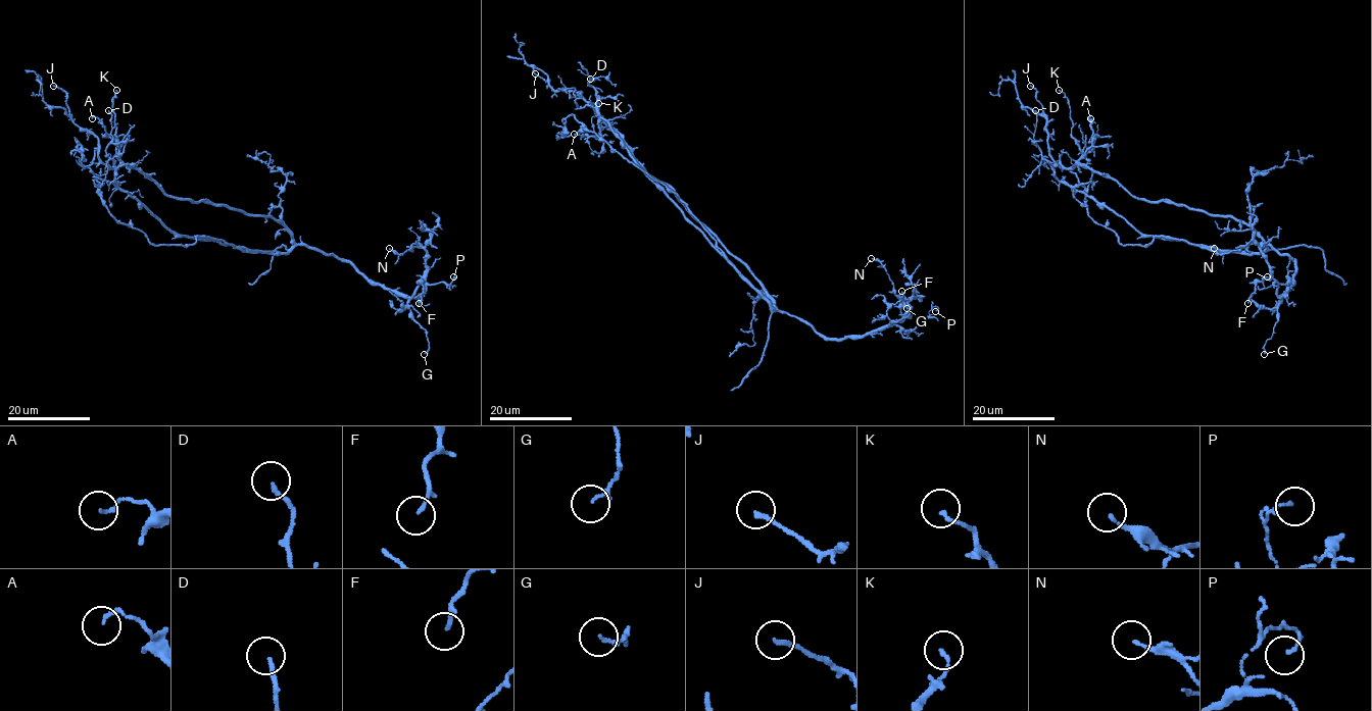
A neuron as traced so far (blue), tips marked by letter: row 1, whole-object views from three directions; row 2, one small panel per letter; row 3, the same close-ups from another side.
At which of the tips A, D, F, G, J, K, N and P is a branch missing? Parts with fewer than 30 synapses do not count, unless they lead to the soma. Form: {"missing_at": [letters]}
{"missing_at": []}

